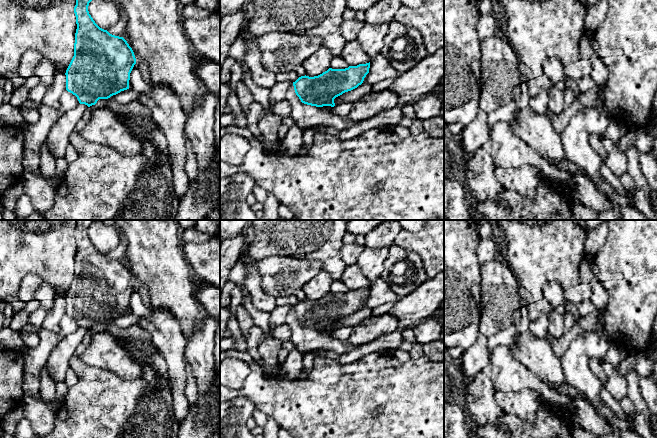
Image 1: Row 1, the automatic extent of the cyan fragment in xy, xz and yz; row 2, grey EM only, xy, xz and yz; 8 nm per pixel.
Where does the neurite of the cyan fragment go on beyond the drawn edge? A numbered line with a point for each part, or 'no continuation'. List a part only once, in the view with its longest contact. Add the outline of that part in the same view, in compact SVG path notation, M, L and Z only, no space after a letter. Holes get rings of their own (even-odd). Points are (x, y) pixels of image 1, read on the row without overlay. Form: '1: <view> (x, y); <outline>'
no continuation

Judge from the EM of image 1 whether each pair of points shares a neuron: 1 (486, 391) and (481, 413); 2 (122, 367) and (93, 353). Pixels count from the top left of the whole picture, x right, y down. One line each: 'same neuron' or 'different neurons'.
1: same neuron
2: same neuron

